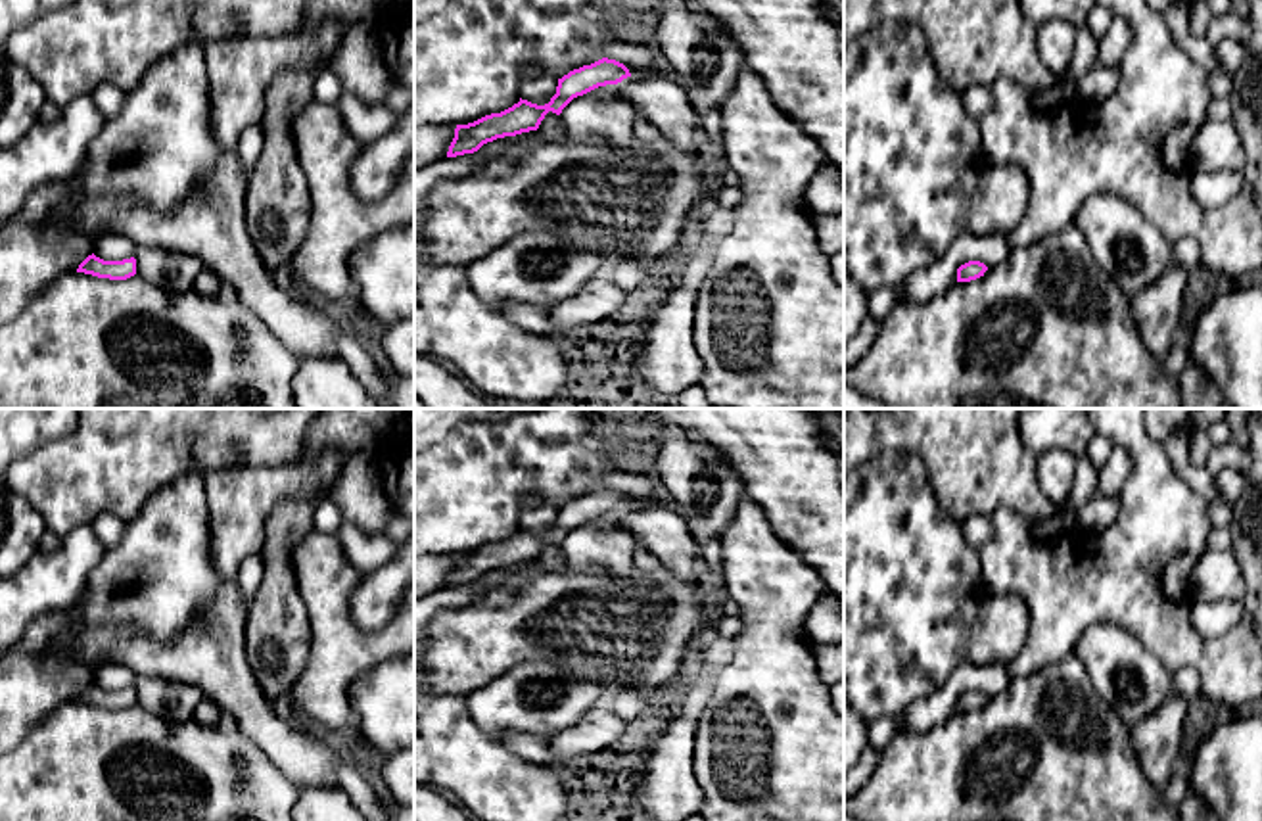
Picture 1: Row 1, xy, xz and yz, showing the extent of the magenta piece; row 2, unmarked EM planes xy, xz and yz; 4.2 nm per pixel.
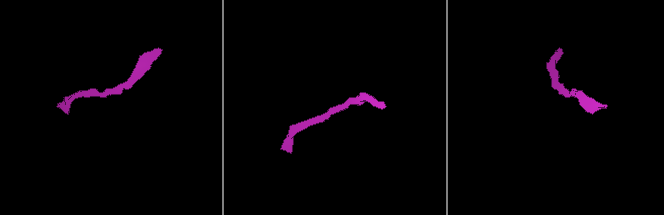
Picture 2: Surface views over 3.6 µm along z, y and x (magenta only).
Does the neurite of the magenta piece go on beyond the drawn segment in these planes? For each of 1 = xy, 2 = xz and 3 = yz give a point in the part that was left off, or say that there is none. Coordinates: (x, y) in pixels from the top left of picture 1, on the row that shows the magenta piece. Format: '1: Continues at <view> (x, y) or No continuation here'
1: No continuation here
2: No continuation here
3: No continuation here

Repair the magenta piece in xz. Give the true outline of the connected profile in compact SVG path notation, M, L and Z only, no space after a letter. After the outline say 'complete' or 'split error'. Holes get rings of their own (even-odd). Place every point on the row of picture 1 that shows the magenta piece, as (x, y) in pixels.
M608 58L573 69L558 79L556 94L545 106L520 98L518 104L501 113L485 115L468 125L456 125L447 157L474 153L483 144L497 138L537 130L549 111L560 115L573 98L598 86L618 84L627 77L631 77L629 69L623 63Z | complete

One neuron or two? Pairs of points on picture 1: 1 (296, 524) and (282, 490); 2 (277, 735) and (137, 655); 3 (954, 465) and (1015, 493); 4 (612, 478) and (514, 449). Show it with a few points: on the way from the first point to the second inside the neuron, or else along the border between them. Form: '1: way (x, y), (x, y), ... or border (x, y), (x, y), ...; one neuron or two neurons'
1: border (327, 490), (284, 499), (269, 518), (265, 541); two neurons
2: way (242, 701), (202, 660), (171, 660); one neuron
3: way (969, 465), (982, 465), (1000, 478); one neuron
4: border (624, 463), (610, 469), (601, 486); two neurons

